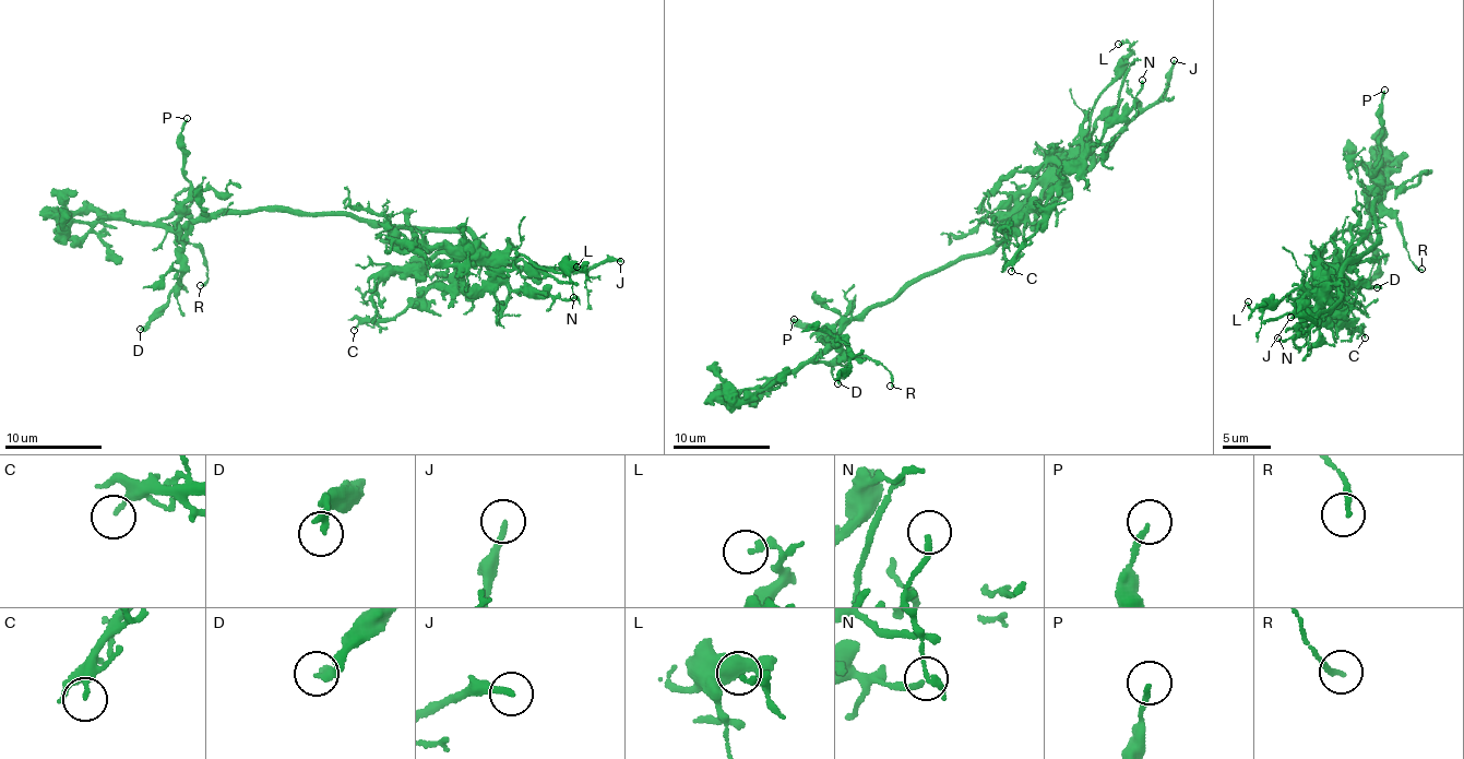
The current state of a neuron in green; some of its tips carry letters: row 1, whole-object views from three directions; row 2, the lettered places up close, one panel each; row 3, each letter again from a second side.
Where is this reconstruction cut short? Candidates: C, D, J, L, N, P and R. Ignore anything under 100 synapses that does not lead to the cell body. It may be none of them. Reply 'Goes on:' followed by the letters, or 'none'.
Goes on: J

